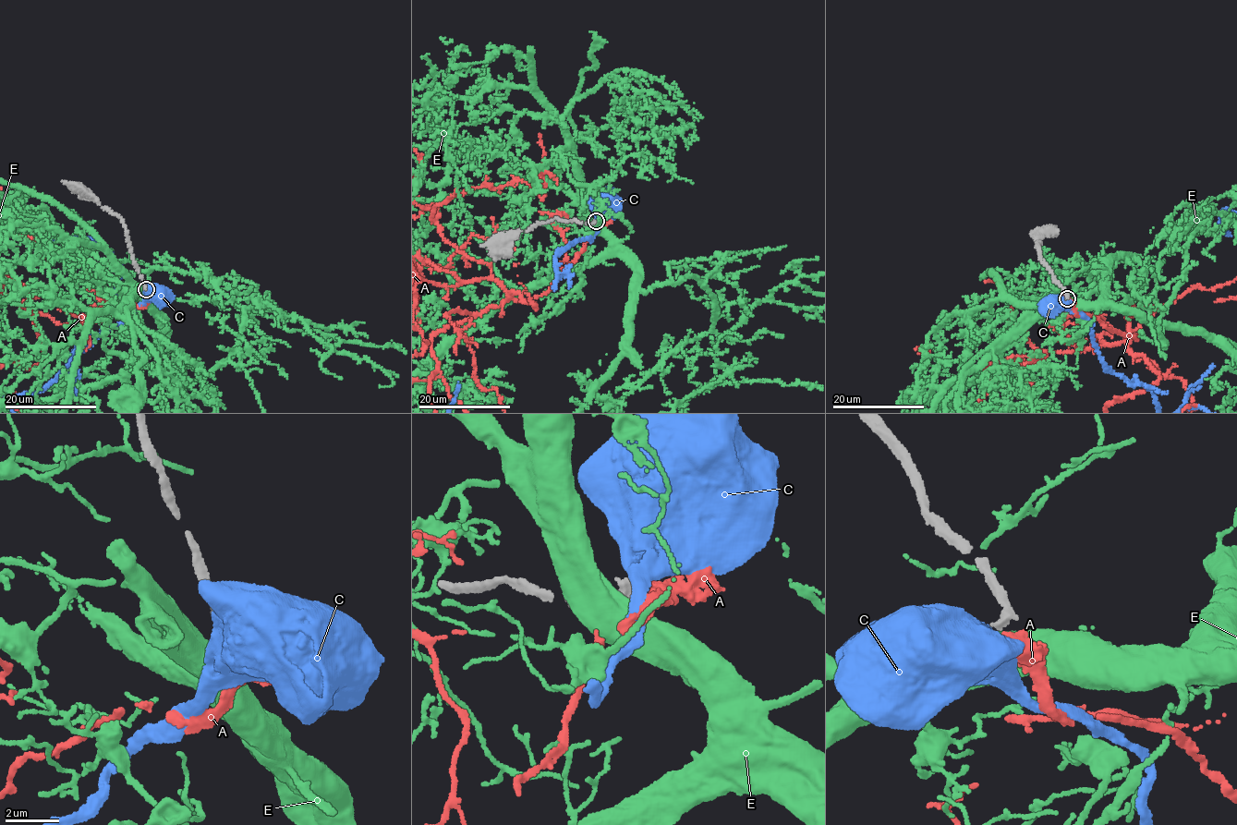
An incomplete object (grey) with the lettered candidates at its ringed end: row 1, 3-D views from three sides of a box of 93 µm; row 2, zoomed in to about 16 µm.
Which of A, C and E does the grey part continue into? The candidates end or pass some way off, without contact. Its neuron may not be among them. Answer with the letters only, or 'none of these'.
A

